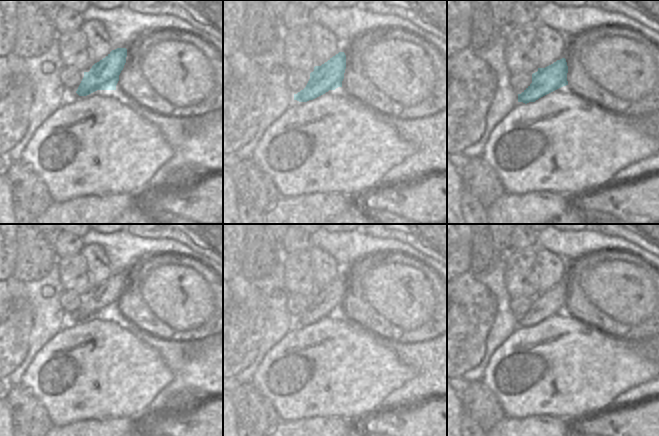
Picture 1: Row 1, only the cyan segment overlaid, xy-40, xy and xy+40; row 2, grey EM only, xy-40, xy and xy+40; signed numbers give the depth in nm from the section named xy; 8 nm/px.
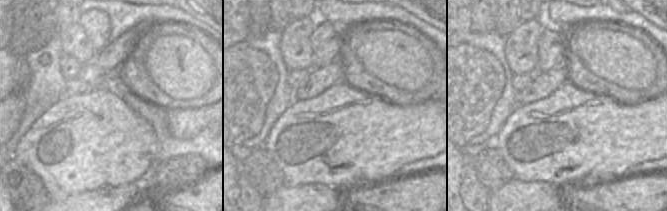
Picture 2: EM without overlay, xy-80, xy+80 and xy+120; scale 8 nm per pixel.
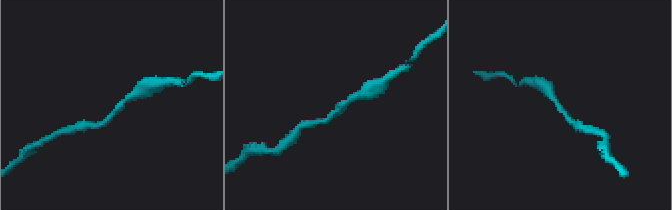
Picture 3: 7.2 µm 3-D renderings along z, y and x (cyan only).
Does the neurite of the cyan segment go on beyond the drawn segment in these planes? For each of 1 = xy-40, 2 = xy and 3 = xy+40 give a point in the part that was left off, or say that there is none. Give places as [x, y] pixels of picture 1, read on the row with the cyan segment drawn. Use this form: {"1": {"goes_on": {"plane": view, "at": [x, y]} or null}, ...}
{"1": {"goes_on": null}, "2": {"goes_on": null}, "3": {"goes_on": null}}

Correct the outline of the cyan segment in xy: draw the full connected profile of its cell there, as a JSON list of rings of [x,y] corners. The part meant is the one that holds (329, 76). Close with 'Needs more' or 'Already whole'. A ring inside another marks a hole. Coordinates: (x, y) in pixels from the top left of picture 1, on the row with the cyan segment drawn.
[[[339,52],[321,66],[315,66],[310,73],[310,79],[306,87],[294,94],[294,100],[307,102],[313,100],[329,90],[342,87],[346,69],[346,55]]]. Already whole.

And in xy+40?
[[[565,58],[557,60],[545,68],[538,68],[538,71],[532,74],[532,83],[521,94],[518,94],[518,102],[525,104],[535,102],[568,85],[567,73],[568,66]]]. Already whole.

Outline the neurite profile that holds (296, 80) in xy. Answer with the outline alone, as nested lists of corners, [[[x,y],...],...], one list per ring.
[[[288,70],[286,83],[293,94],[303,90],[310,79],[310,74],[301,70]]]

